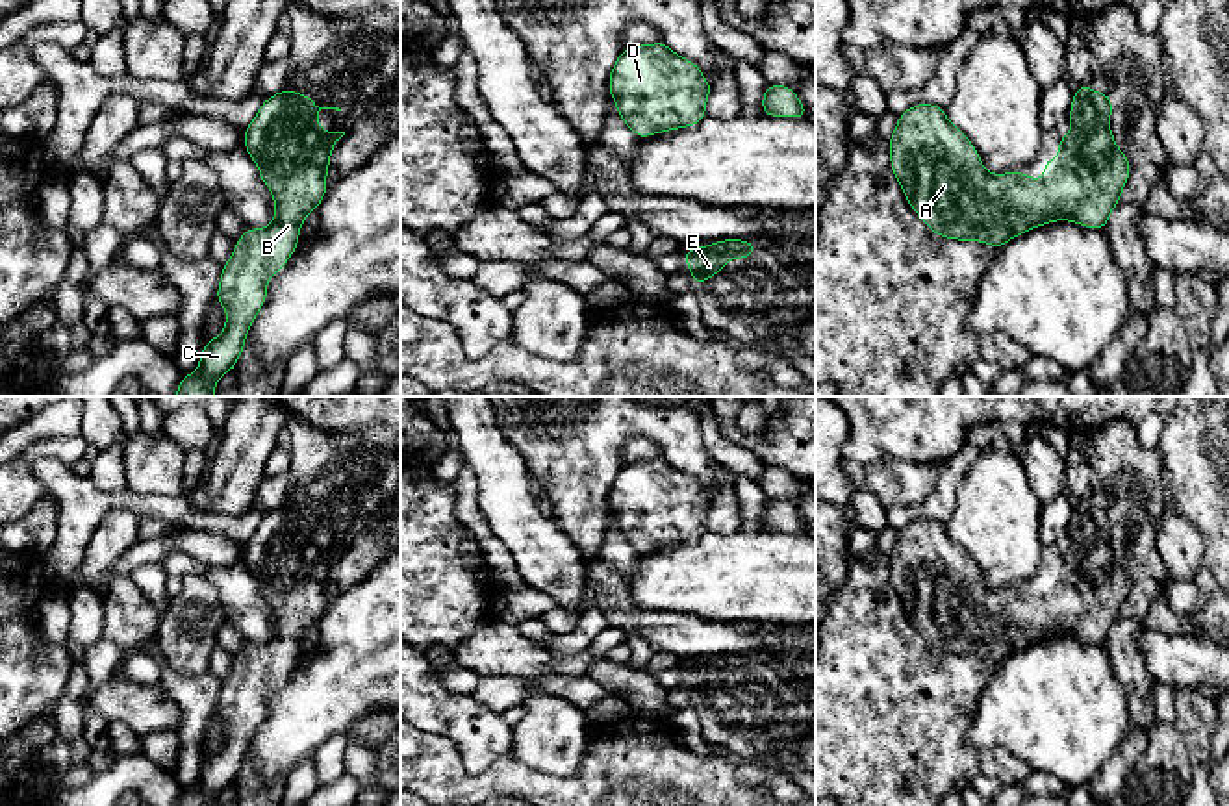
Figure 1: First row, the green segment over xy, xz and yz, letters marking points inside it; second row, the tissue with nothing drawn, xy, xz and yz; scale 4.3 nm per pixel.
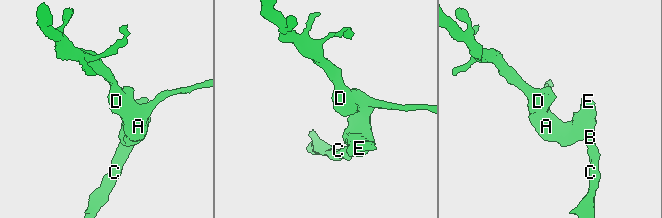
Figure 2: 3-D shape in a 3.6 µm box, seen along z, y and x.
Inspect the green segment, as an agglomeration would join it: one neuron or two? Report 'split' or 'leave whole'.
leave whole

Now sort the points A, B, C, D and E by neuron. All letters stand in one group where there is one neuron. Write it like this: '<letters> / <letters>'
A B C D E

